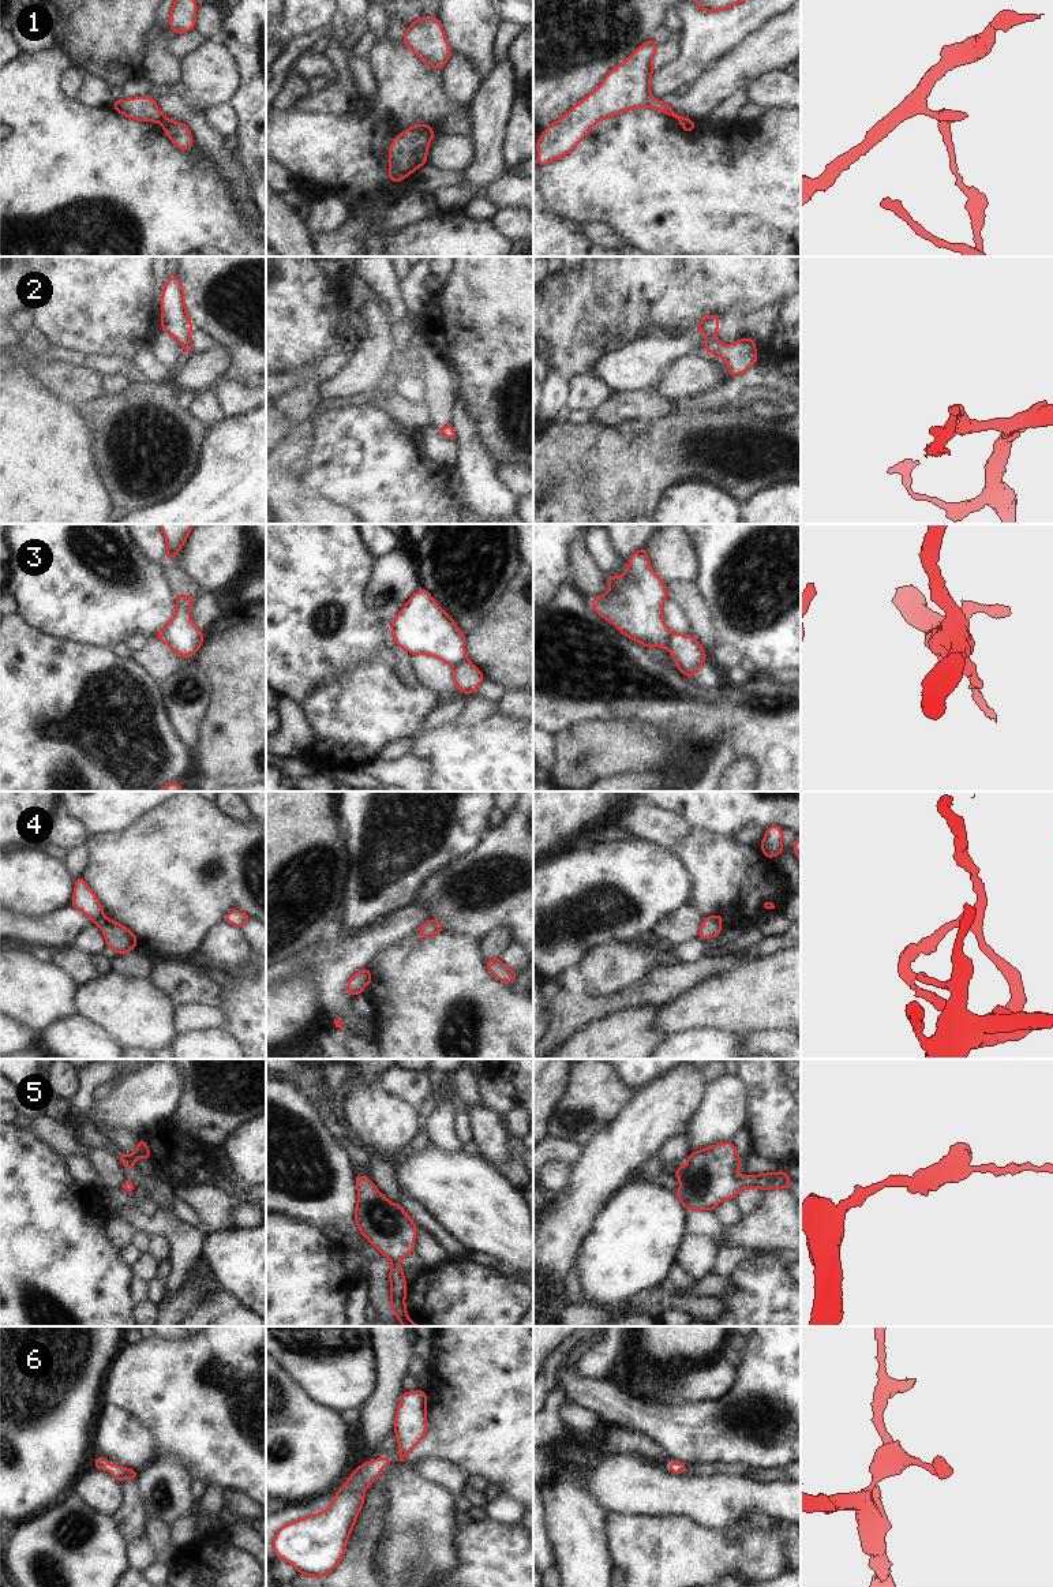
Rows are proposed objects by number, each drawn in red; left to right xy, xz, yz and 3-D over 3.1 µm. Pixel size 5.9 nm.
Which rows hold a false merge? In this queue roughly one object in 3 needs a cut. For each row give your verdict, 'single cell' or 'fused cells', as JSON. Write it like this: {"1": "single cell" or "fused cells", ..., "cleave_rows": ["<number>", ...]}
{"1": "fused cells", "2": "single cell", "3": "fused cells", "4": "fused cells", "5": "single cell", "6": "single cell", "cleave_rows": ["1", "3", "4"]}

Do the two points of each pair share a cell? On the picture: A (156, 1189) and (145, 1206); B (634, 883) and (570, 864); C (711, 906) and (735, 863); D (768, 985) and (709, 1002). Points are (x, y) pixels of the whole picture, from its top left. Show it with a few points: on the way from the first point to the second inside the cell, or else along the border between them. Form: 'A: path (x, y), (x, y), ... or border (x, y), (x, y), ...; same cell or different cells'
A: border (147, 1197), (157, 1209); different cells
B: path (618, 880), (606, 876), (587, 876); same cell
C: path (712, 895), (722, 886), (724, 874); same cell
D: path (753, 996), (724, 1002); same cell

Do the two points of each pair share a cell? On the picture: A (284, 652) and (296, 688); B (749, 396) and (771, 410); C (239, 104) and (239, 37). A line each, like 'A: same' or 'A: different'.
A: same
B: different
C: same

